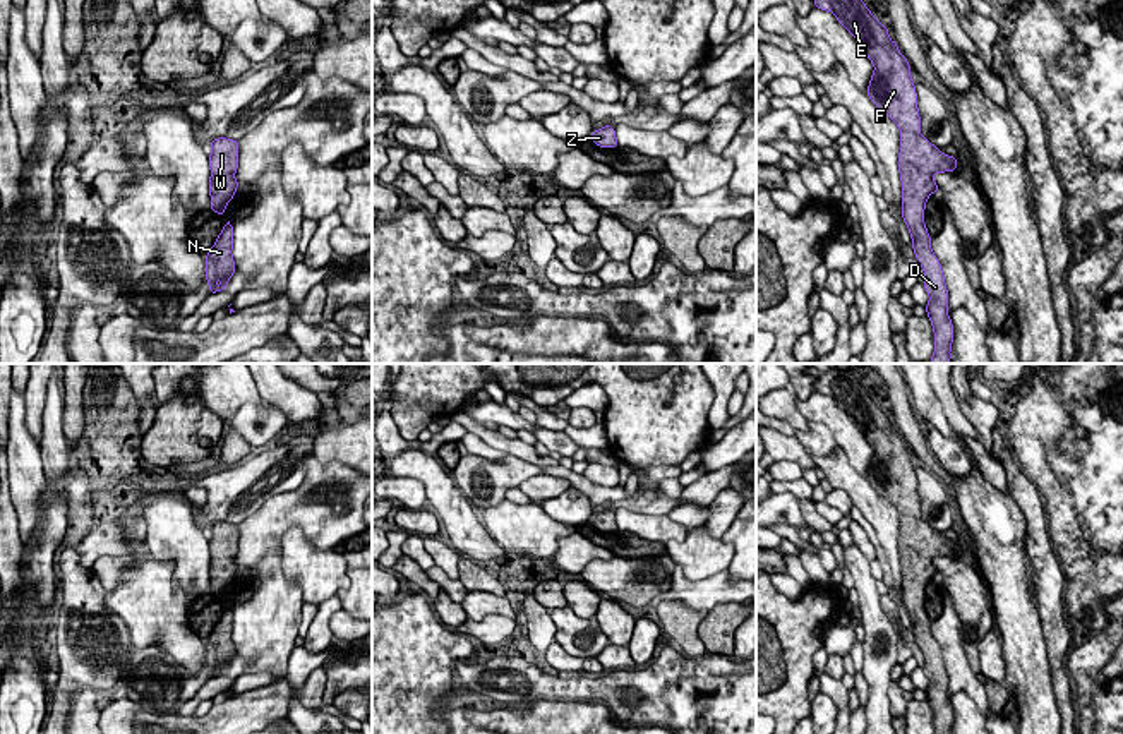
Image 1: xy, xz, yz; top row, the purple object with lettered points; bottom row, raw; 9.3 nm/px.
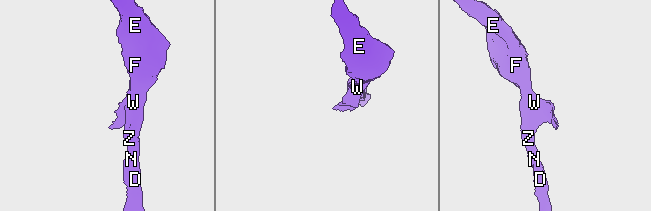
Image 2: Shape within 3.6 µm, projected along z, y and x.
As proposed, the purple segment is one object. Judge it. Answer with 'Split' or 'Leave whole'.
Leave whole

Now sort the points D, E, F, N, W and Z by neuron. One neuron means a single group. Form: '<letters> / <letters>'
D E F N W Z

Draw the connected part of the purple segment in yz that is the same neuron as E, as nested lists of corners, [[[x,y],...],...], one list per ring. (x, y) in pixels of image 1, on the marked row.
[[[814,0],[814,7],[832,12],[854,34],[874,65],[866,94],[900,129],[898,170],[902,180],[902,218],[912,237],[916,259],[924,269],[929,295],[928,317],[934,331],[934,353],[929,364],[950,364],[953,324],[946,312],[948,290],[941,264],[931,250],[924,225],[926,201],[938,185],[934,173],[955,171],[957,158],[943,154],[921,135],[917,93],[910,65],[888,36],[888,29],[869,12],[862,0]]]

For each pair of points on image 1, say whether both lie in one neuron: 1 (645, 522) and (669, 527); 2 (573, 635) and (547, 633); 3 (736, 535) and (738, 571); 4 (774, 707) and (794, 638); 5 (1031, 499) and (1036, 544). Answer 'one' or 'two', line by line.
1: one
2: two
3: one
4: one
5: one

